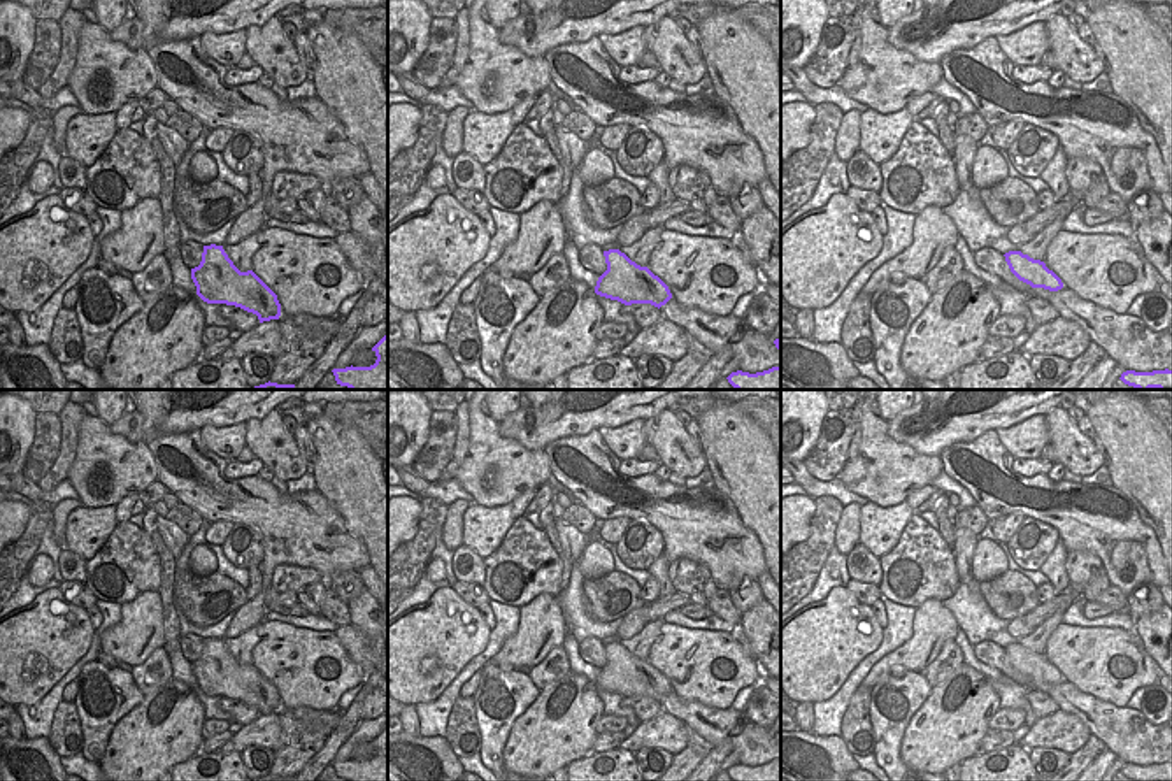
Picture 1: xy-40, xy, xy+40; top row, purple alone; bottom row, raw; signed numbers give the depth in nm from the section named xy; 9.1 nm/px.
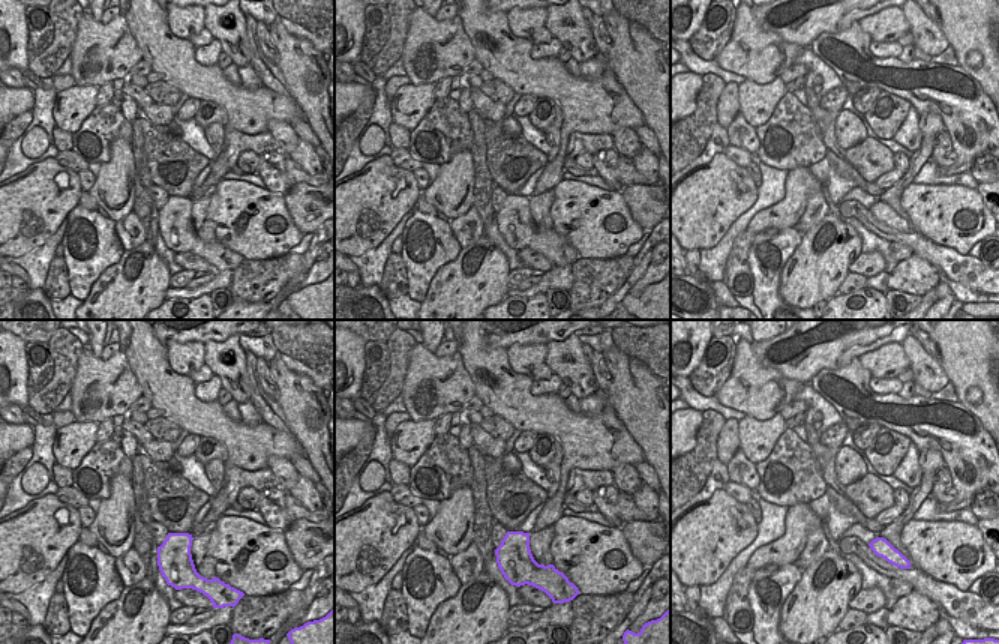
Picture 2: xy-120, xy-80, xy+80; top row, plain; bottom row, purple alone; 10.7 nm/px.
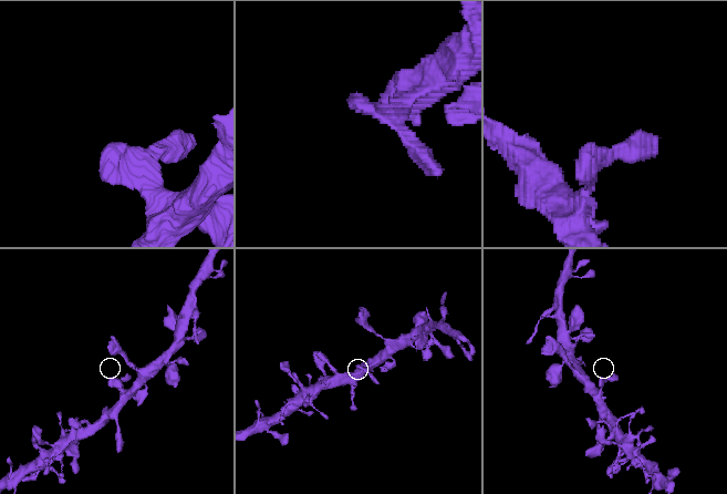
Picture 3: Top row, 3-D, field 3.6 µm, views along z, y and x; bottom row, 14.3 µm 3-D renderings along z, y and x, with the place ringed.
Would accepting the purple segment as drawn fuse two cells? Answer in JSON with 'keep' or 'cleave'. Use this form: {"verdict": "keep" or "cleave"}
{"verdict": "keep"}

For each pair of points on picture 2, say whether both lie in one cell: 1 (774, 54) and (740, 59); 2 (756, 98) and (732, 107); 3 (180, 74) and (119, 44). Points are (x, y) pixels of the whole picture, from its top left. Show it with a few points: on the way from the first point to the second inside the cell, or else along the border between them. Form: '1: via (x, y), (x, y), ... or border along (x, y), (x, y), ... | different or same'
1: via (765, 54), (749, 54) | same
2: border along (737, 84), (740, 111) | different
3: border along (126, 23), (143, 57) | different

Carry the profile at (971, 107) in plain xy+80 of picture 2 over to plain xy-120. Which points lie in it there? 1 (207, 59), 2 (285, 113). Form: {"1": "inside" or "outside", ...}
{"1": "outside", "2": "inside"}

